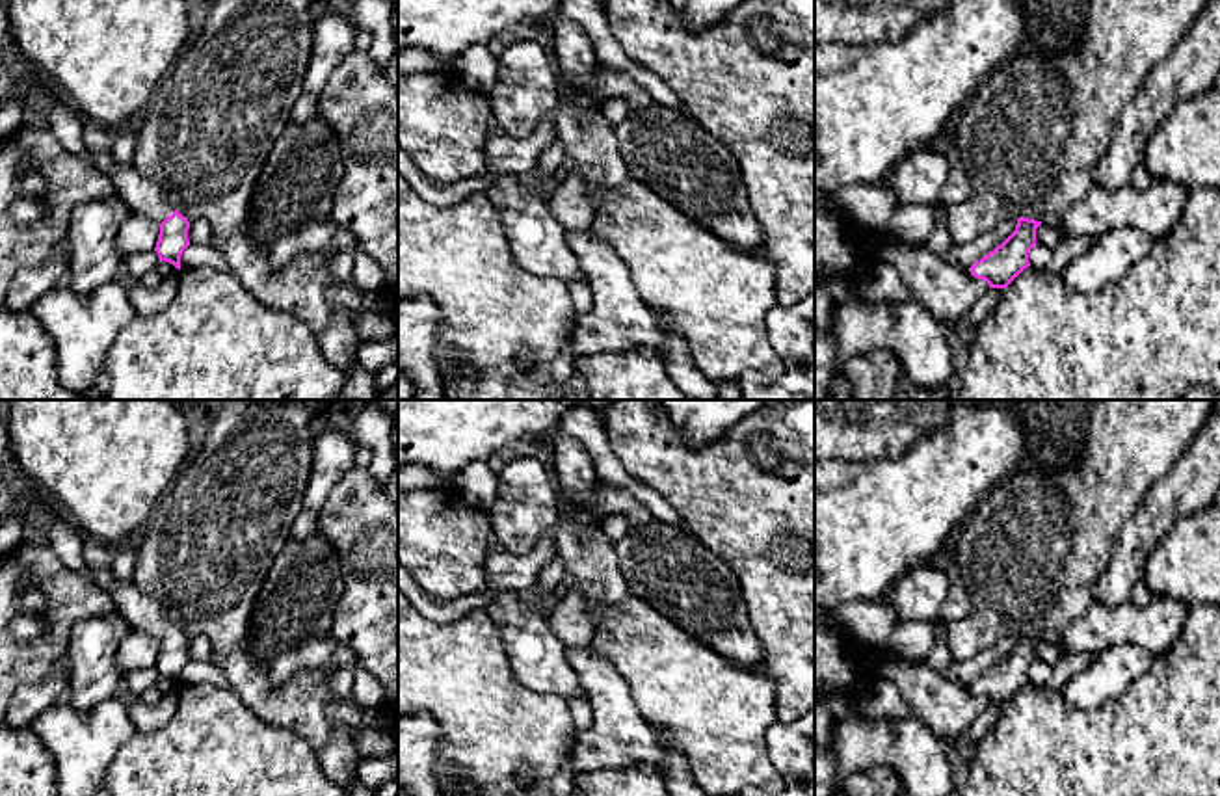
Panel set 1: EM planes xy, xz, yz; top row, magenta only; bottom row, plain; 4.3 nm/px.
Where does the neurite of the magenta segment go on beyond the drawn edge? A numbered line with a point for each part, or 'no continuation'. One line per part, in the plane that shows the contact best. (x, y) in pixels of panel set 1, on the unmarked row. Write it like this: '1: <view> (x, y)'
1: xy (144, 612)

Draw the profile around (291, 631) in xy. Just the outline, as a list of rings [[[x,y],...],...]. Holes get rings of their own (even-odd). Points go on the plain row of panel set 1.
[[[314,532],[307,539],[288,539],[264,577],[255,603],[249,653],[268,668],[273,684],[285,684],[303,670],[329,664],[338,642],[333,636],[333,614],[344,591],[342,564],[335,545]]]

